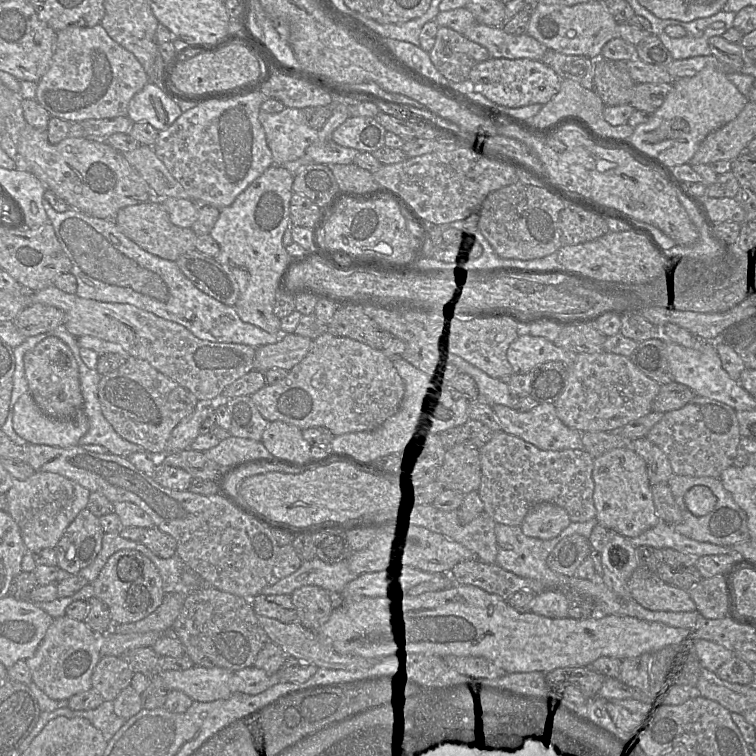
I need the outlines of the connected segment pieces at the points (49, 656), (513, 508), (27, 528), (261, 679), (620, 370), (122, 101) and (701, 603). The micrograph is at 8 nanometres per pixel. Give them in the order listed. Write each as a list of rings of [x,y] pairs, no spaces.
[[[64,615],[53,620],[34,655],[25,661],[31,671],[32,682],[51,699],[64,700],[92,688],[92,675],[101,658],[99,634],[95,633],[85,621]]]
[[[499,431],[495,432],[478,451],[482,474],[478,493],[484,503],[484,512],[496,523],[521,525],[529,509],[540,502],[552,502],[564,508],[571,522],[587,522],[595,519],[593,458],[583,449],[542,450],[515,435]]]
[[[35,472],[26,480],[13,480],[12,487],[6,495],[6,512],[19,526],[22,540],[28,551],[37,553],[45,548],[55,548],[66,528],[83,509],[87,508],[90,491],[78,483],[51,472]]]
[[[255,666],[234,672],[231,677],[231,690],[233,693],[256,695],[264,692],[280,682],[280,672],[268,674]]]
[[[606,351],[578,353],[574,364],[568,367],[566,387],[555,403],[556,413],[564,424],[580,432],[613,431],[650,413],[660,386],[644,375],[629,357]]]
[[[101,24],[68,26],[57,32],[48,71],[37,82],[36,101],[50,114],[70,123],[128,116],[132,97],[149,77],[137,58],[115,42]]]
[[[722,575],[701,578],[686,591],[700,616],[706,619],[726,618],[727,596]]]

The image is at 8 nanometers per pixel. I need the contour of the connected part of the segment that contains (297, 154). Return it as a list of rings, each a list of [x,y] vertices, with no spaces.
[[[285,107],[279,113],[260,111],[259,122],[275,165],[302,157],[318,136],[318,131],[306,124],[303,109]]]

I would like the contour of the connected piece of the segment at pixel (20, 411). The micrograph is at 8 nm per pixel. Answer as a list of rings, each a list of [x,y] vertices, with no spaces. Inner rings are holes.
[[[27,391],[14,405],[13,428],[27,443],[67,448],[78,445],[89,422],[84,410],[69,420],[52,419],[39,409]]]

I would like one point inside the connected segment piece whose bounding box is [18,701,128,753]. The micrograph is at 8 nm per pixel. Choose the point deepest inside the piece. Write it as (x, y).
(104, 718)

